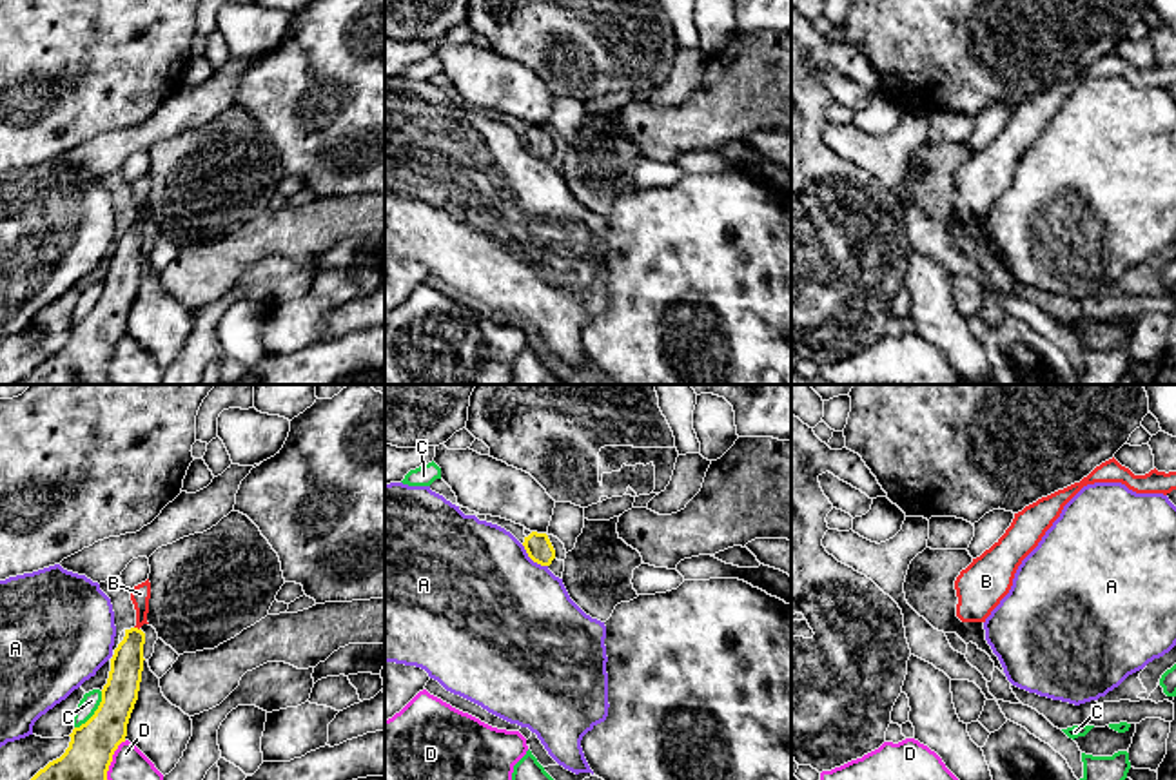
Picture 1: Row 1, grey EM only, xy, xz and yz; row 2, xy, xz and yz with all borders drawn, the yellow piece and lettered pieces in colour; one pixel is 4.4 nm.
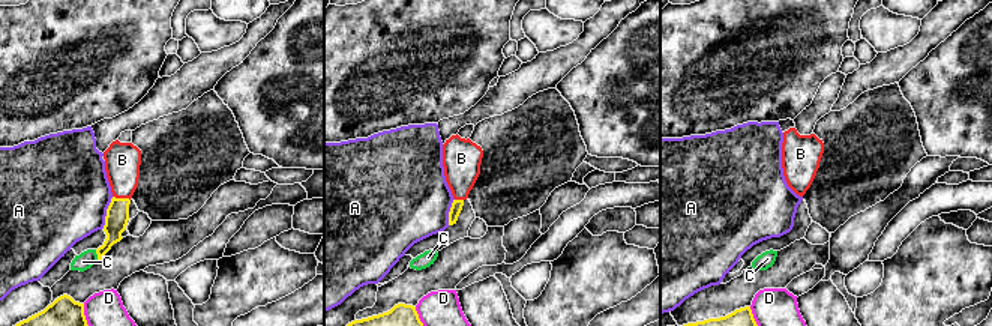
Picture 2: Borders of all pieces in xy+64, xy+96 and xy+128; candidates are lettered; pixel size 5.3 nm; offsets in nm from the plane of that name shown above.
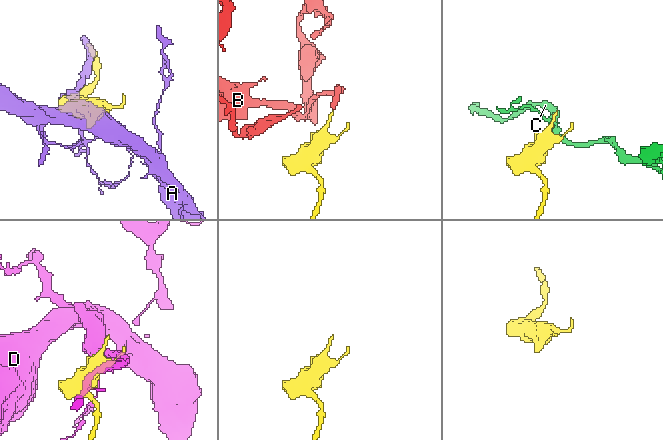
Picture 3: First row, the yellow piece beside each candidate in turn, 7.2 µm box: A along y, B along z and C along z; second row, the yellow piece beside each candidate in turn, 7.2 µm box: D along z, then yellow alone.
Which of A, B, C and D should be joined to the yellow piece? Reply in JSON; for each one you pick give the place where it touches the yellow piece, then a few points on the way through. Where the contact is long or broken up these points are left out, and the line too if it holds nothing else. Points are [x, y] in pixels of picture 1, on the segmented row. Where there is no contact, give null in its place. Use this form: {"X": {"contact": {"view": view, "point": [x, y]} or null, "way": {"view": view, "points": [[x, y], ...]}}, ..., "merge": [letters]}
{"B": {"contact": {"view": "xy", "point": [137, 628]}, "way": {"view": "xy", "points": [[124, 679], [137, 628], [140, 594]]}}, "merge": ["B"]}

